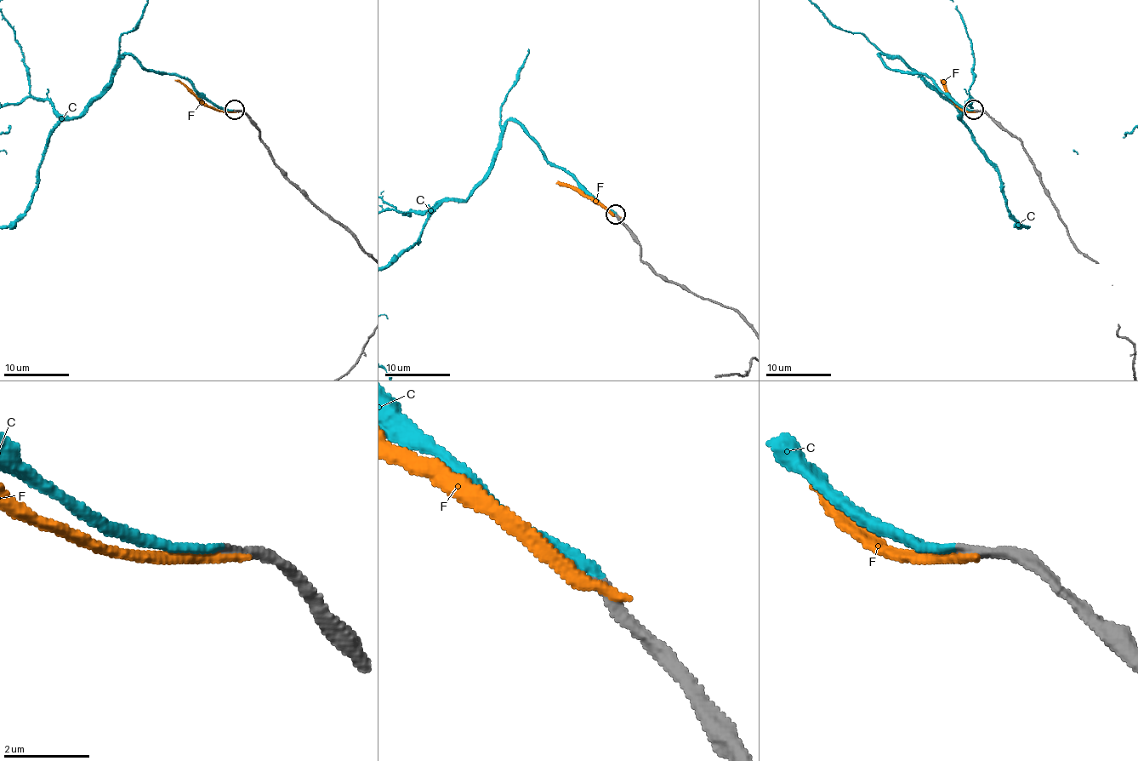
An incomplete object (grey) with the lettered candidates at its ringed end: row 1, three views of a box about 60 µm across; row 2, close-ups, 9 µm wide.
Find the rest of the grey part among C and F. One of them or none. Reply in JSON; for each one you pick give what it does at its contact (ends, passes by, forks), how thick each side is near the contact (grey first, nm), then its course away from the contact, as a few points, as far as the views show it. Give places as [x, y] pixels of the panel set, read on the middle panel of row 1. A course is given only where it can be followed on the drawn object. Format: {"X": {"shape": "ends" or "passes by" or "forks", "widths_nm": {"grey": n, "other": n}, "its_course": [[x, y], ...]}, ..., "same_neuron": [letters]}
{"C": {"shape": "ends", "widths_nm": {"grey": 240, "other": 240}}, "same_neuron": ["C"]}

